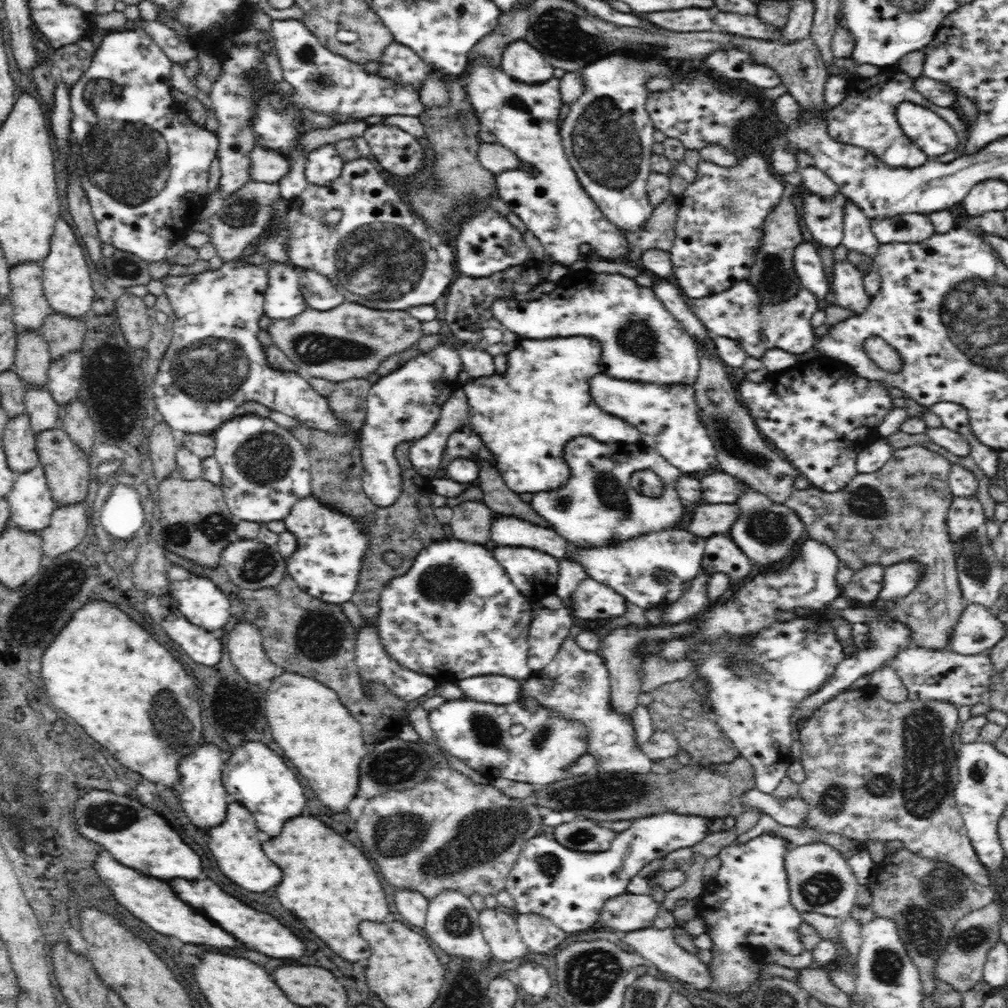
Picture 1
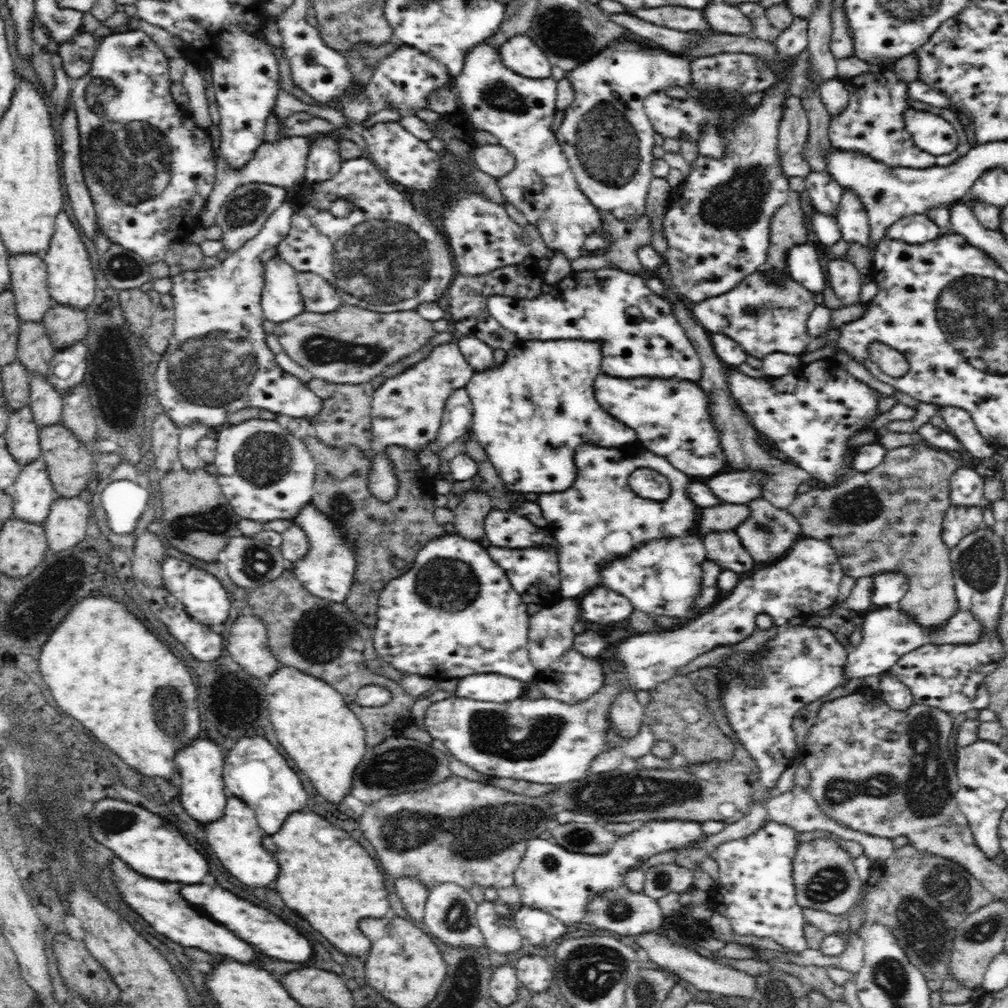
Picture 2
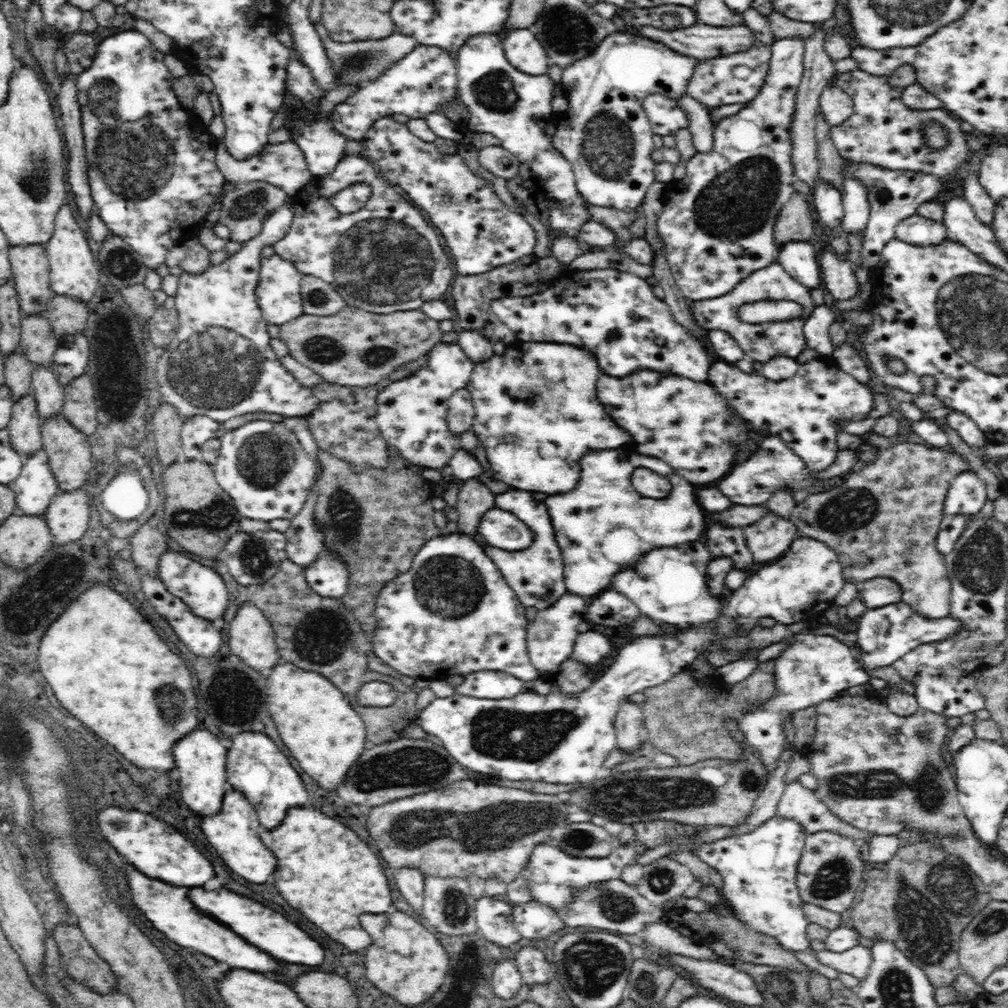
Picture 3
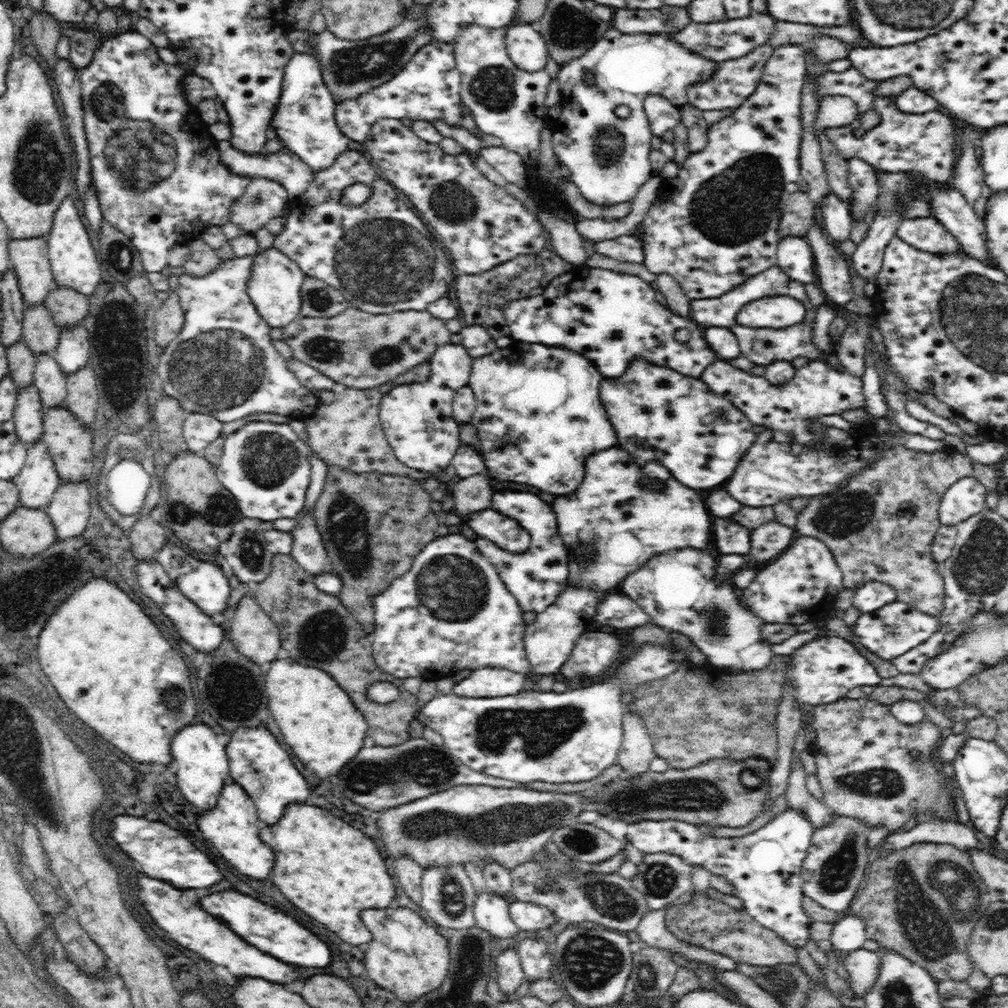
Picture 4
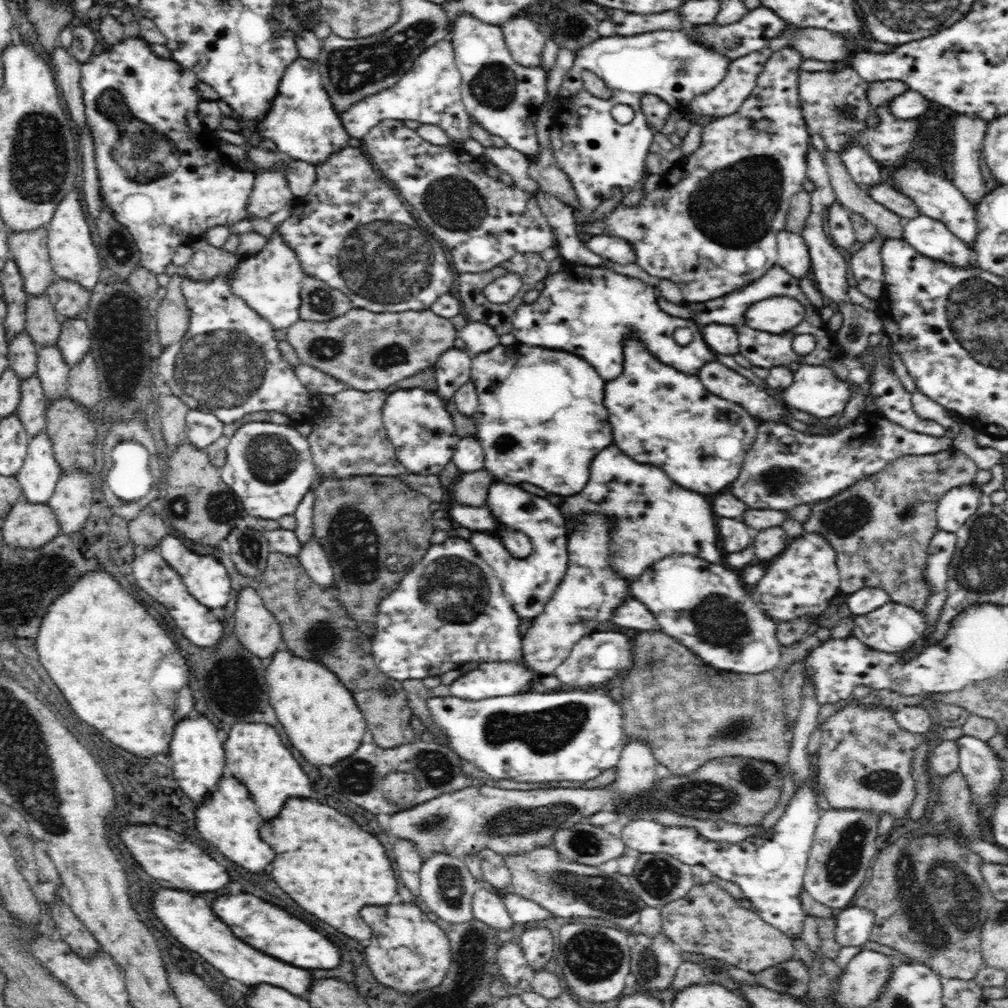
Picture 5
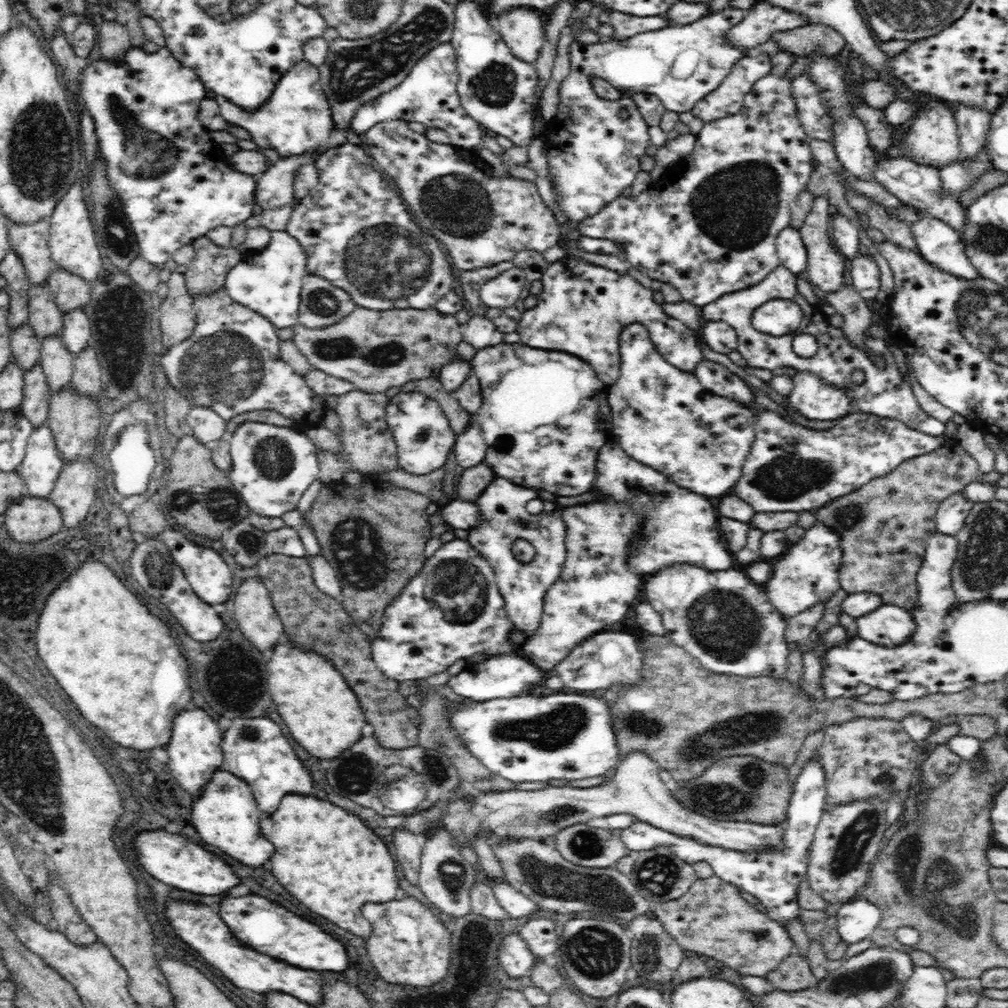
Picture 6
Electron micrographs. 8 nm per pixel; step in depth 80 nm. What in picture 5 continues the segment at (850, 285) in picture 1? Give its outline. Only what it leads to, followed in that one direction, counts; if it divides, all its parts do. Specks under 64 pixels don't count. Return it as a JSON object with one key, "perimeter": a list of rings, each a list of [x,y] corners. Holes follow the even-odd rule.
{"perimeter":[[[811,142],[809,144],[807,175],[815,184],[815,189],[811,192],[811,214],[805,222],[806,226],[803,227],[801,235],[810,253],[811,268],[809,274],[813,284],[816,284],[816,288],[821,292],[822,296],[827,296],[836,303],[851,302],[861,305],[870,311],[875,311],[879,308],[877,299],[868,298],[857,287],[848,285],[848,261],[846,261],[846,256],[838,252],[839,248],[834,248],[833,240],[828,238],[827,232],[824,232],[824,230],[827,230],[828,208],[837,201],[837,198],[833,191],[829,174],[824,169],[822,153],[819,153]]]}

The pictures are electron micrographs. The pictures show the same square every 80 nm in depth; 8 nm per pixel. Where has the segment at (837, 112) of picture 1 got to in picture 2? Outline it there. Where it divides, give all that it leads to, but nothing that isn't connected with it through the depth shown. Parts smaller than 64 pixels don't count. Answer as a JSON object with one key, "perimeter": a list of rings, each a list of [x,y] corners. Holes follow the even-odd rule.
{"perimeter":[[[891,67],[872,69],[867,74],[843,79],[849,90],[849,102],[840,116],[831,116],[829,136],[832,147],[845,152],[862,152],[875,161],[904,168],[928,168],[929,166],[950,166],[968,153],[972,146],[968,143],[965,126],[958,120],[955,112],[949,108],[935,108],[924,102],[917,102],[909,96],[909,83],[899,80]],[[914,108],[921,112],[930,112],[952,124],[956,130],[959,146],[947,155],[934,156],[916,147],[912,135],[906,131],[904,112]]]}

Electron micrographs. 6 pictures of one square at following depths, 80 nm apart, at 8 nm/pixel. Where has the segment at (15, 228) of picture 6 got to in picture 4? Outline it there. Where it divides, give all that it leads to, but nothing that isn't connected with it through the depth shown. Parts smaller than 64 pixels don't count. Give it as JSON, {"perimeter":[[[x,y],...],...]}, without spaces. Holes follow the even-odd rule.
{"perimeter":[[[41,235],[14,238],[8,242],[8,250],[26,307],[43,304],[47,294],[57,287],[48,258],[47,239]]]}

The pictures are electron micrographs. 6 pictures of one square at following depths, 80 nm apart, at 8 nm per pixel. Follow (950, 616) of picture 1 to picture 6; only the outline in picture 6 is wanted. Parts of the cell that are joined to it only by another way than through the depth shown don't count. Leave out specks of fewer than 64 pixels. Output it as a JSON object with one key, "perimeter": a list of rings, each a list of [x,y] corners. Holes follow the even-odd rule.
{"perimeter":[[[947,444],[940,446],[940,448],[936,448],[936,450],[928,452],[928,454],[922,454],[914,458],[909,458],[908,461],[902,461],[896,469],[890,471],[888,474],[873,478],[872,481],[862,485],[859,489],[853,490],[852,493],[845,494],[844,497],[835,498],[832,502],[830,502],[830,504],[822,506],[821,509],[816,509],[816,523],[821,522],[824,526],[827,526],[830,530],[832,530],[832,532],[839,534],[839,538],[841,538],[840,549],[842,549],[842,562],[839,570],[840,587],[848,594],[878,594],[879,597],[883,599],[882,604],[896,605],[899,606],[899,608],[904,608],[908,611],[913,610],[915,608],[915,604],[918,603],[919,600],[919,589],[917,586],[916,576],[918,569],[922,567],[923,557],[925,556],[926,551],[926,542],[929,541],[929,538],[932,535],[936,535],[938,533],[937,526],[935,524],[936,511],[945,498],[962,491],[967,484],[978,480],[979,476],[979,466],[976,459],[967,454],[960,444]]]}

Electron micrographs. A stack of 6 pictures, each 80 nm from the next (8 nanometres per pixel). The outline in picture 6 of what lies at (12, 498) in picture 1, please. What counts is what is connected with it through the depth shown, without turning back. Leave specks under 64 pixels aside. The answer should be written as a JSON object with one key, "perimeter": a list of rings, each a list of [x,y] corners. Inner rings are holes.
{"perimeter":[[[47,422],[33,428],[25,451],[17,473],[24,479],[30,495],[49,498],[65,461],[58,454],[53,432]]]}

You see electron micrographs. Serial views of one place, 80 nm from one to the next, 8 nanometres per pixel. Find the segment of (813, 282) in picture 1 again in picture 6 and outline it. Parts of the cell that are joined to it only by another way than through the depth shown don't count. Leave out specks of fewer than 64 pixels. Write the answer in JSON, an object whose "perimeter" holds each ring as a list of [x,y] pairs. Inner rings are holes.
{"perimeter":[[[786,226],[776,236],[777,255],[782,267],[793,275],[803,276],[807,267],[807,250],[799,229]]]}

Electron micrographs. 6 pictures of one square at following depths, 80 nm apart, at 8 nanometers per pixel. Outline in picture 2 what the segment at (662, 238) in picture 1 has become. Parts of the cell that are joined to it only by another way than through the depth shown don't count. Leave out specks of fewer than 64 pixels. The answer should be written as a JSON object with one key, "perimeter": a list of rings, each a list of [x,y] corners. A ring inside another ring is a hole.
{"perimeter":[[[602,213],[602,227],[612,237],[608,251],[601,255],[580,256],[570,262],[572,272],[595,271],[608,266],[629,273],[637,274],[646,271],[638,258],[638,248],[650,245],[652,242],[652,229],[650,229],[650,217],[642,216],[634,222],[618,220],[610,213]]]}

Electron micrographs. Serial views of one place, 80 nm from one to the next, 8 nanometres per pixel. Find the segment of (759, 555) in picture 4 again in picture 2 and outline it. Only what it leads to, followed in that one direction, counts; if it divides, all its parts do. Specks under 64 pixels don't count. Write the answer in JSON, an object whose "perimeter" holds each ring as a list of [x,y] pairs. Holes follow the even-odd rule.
{"perimeter":[[[764,497],[760,500],[750,501],[745,504],[750,508],[749,518],[735,528],[744,549],[749,552],[750,557],[755,562],[774,564],[784,558],[786,552],[801,537],[801,526],[796,521],[796,517],[786,509],[774,507]]]}

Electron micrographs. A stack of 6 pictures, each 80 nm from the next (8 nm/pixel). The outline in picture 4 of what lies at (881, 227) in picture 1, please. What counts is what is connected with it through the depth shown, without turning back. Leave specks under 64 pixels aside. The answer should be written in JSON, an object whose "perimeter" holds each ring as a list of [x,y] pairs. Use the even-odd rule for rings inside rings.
{"perimeter":[[[934,217],[904,219],[899,223],[896,235],[927,253],[943,255],[963,251],[954,235]]]}

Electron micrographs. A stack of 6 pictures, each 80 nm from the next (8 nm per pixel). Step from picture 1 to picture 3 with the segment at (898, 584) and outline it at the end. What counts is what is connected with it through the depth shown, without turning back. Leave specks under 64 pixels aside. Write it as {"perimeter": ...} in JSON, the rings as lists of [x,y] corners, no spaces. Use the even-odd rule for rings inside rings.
{"perimeter":[[[874,578],[859,585],[859,597],[867,609],[878,609],[896,604],[902,599],[900,587],[890,578]]]}

